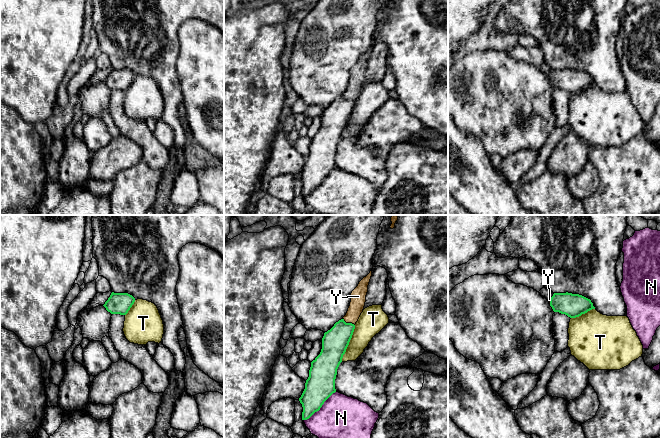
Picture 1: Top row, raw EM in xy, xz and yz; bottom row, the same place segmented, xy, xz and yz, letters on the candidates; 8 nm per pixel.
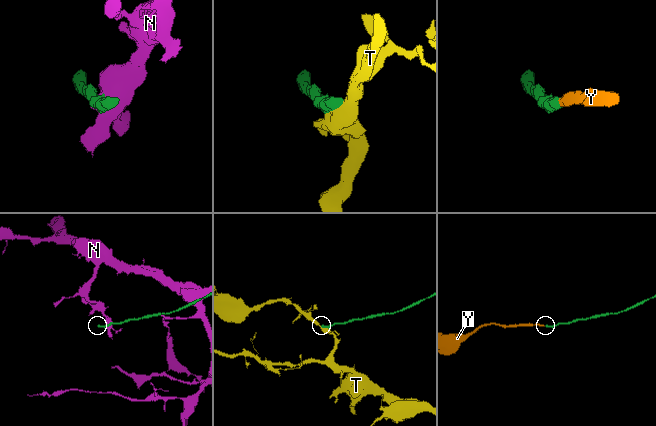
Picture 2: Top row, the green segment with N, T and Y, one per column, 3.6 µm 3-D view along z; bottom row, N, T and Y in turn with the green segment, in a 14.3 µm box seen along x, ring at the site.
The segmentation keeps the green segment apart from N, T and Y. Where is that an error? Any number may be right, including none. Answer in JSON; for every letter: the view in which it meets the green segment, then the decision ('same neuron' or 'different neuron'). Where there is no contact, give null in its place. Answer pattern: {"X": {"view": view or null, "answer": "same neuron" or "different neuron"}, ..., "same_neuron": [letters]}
{"N": {"view": "xz", "answer": "different neuron"}, "T": {"view": "xz", "answer": "different neuron"}, "Y": {"view": "xz", "answer": "same neuron"}, "same_neuron": ["Y"]}

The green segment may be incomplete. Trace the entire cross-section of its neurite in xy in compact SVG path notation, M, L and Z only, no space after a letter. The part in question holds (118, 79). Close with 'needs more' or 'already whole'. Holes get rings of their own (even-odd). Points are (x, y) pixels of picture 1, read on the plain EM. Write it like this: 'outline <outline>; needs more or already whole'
outline M112 68L103 82L111 90L126 91L134 78L135 74L128 69Z; already whole

